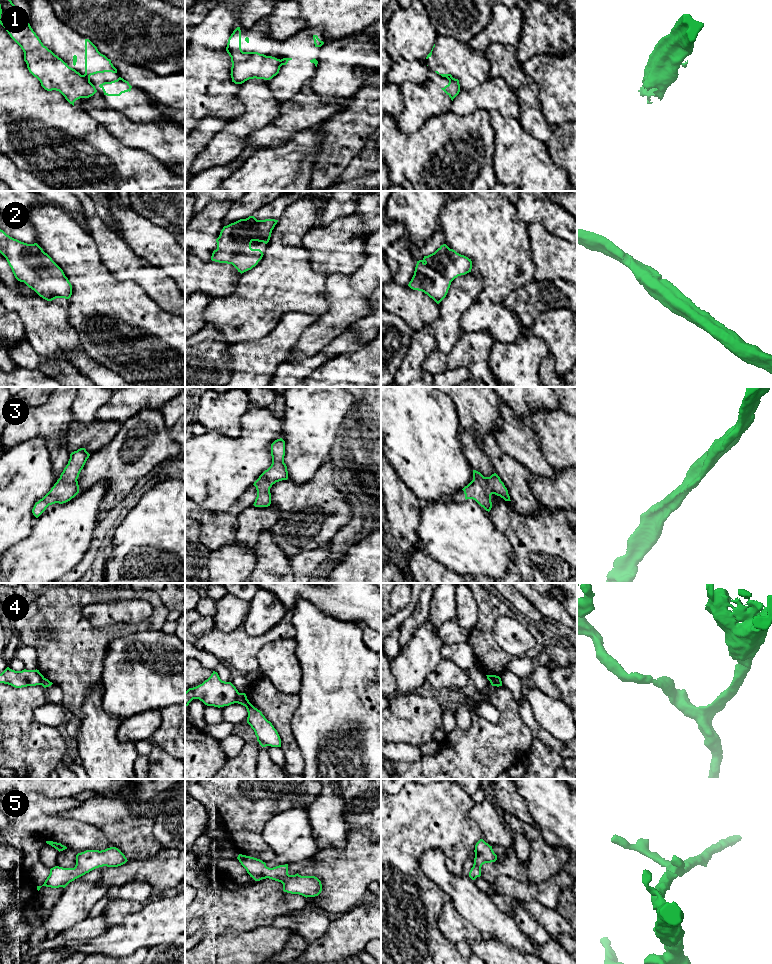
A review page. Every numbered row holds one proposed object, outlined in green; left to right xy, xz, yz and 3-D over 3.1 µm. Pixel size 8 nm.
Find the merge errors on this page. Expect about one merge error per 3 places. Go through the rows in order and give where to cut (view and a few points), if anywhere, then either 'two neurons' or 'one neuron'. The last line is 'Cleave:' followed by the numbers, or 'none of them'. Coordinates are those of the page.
1: xy (82, 75), (89, 81) | two neurons
2: no cut | one neuron
3: no cut | one neuron
4: xz (239, 693), (235, 702) | two neurons
5: no cut | one neuron
Cleave: 1, 4

